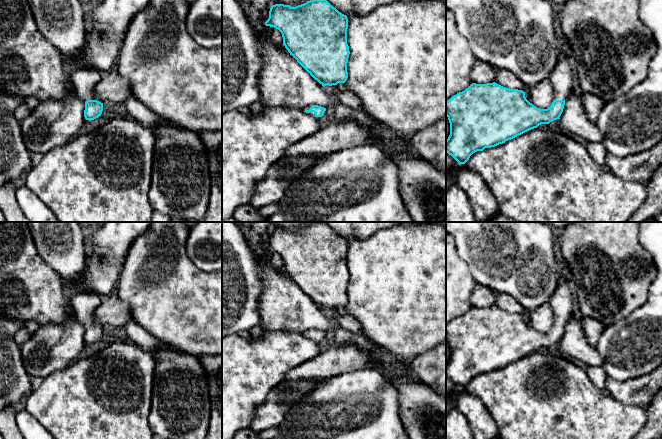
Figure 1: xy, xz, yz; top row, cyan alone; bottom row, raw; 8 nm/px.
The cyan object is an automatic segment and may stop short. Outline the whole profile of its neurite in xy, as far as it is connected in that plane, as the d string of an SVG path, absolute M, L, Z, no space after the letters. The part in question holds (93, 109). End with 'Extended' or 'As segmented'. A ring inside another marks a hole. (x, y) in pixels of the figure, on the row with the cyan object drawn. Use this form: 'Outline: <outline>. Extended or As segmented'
Outline: M80 67L72 75L73 89L85 103L84 117L94 120L101 116L103 103L94 97L94 86L102 79L103 74L91 67Z. Extended

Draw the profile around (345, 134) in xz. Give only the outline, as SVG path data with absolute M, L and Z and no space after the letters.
M342 120L289 146L284 156L330 154L358 146L376 145L378 136L369 127L353 120Z

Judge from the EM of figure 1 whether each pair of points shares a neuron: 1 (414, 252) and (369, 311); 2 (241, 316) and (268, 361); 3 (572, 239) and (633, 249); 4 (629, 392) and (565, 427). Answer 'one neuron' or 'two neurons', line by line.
1: one neuron
2: two neurons
3: one neuron
4: two neurons

